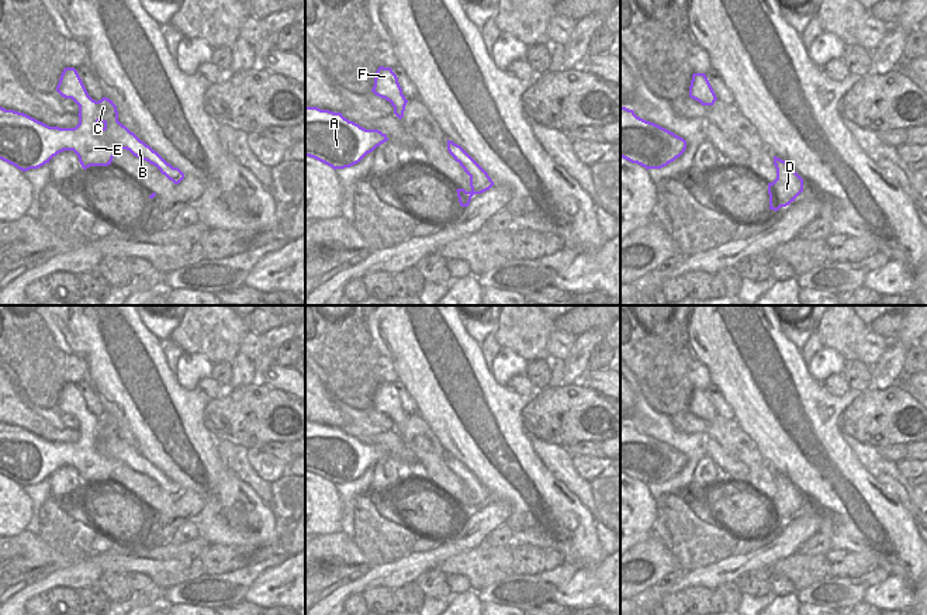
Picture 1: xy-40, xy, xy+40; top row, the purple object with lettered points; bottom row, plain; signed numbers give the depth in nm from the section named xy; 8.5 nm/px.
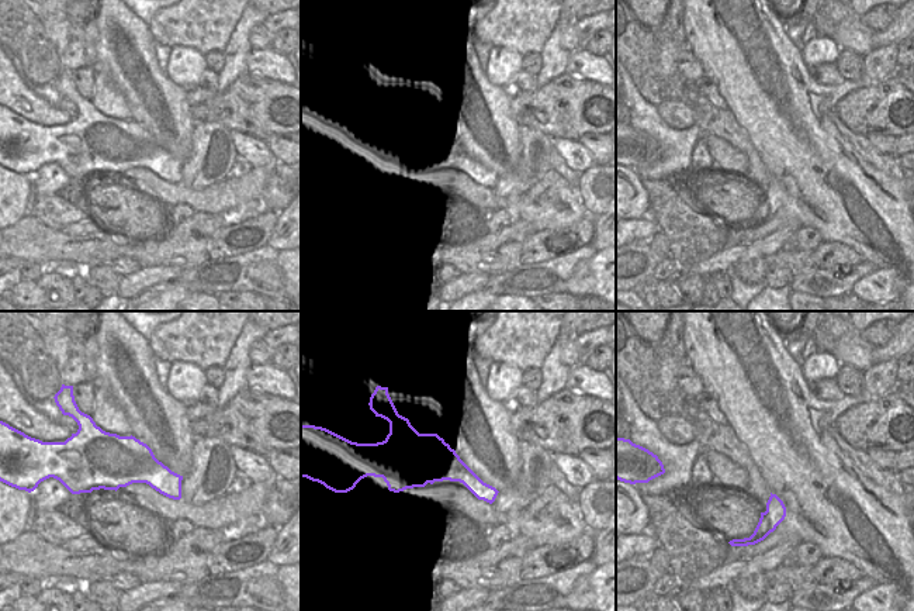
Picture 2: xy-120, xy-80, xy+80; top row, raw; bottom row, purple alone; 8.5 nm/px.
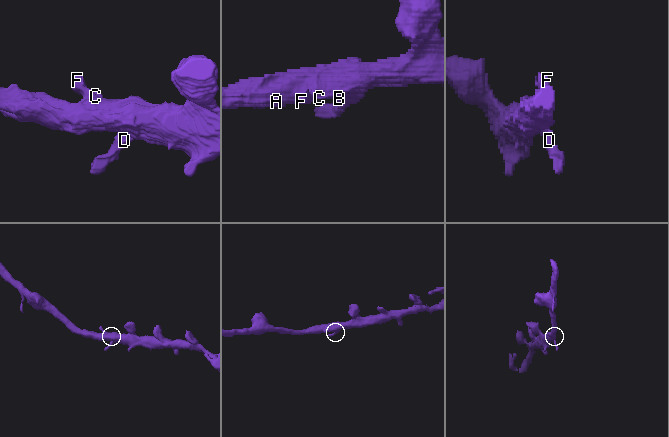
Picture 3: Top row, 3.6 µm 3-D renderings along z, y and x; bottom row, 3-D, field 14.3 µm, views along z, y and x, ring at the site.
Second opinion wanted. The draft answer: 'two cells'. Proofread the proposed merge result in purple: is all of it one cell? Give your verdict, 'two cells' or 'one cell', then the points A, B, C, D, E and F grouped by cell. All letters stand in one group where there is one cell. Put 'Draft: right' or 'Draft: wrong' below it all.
one cell; groups A B C D E F
Draft: wrong

